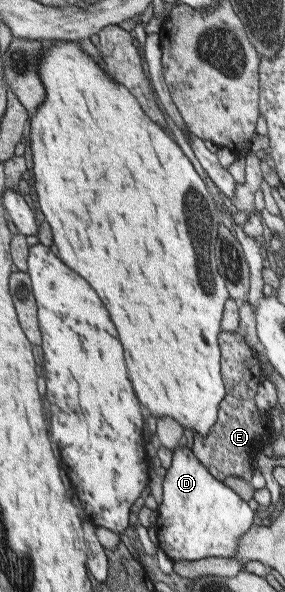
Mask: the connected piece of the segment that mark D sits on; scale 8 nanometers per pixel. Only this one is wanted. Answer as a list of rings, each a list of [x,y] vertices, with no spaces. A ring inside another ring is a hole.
[[[177,446],[162,484],[161,503],[155,519],[158,547],[173,562],[209,557],[229,558],[237,554],[241,534],[250,530],[253,510],[225,484],[217,482],[191,454],[191,449]]]

